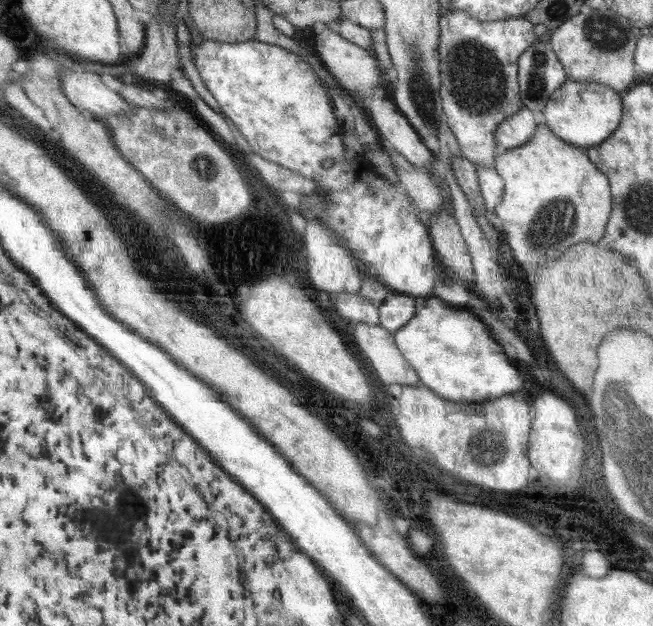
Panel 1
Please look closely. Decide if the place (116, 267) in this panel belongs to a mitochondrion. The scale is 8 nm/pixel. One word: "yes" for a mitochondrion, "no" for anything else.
no

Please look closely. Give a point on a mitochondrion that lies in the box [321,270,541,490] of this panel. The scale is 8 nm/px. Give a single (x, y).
(486, 451)

